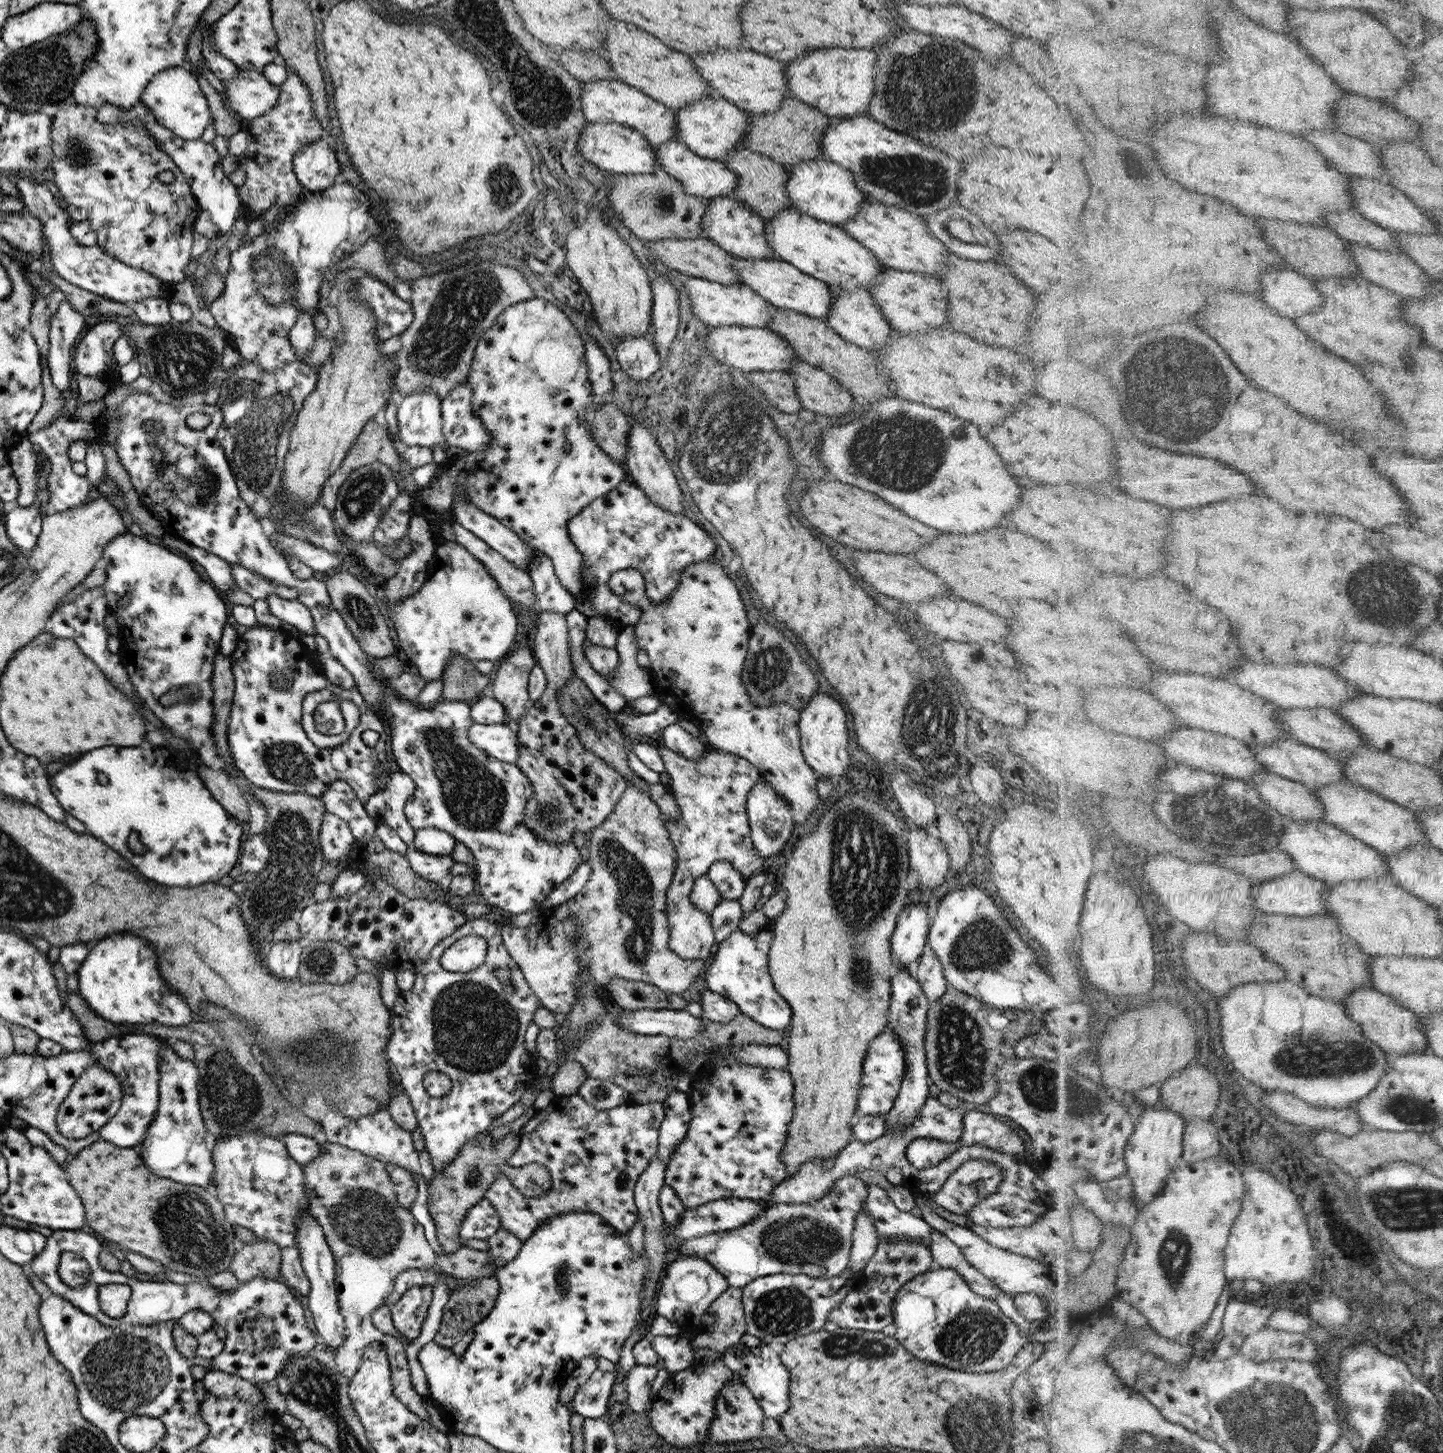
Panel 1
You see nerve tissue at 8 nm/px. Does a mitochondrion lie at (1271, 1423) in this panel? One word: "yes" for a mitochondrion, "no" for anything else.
yes

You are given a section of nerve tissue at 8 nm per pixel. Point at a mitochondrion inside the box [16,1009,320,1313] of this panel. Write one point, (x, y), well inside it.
(189, 1229)

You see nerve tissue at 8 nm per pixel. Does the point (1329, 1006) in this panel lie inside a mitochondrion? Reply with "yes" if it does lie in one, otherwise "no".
no

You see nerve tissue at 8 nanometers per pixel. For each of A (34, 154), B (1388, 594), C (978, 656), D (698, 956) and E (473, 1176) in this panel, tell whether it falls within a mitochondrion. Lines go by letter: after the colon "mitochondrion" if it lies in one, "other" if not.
A: mitochondrion
B: mitochondrion
C: other
D: other
E: mitochondrion

